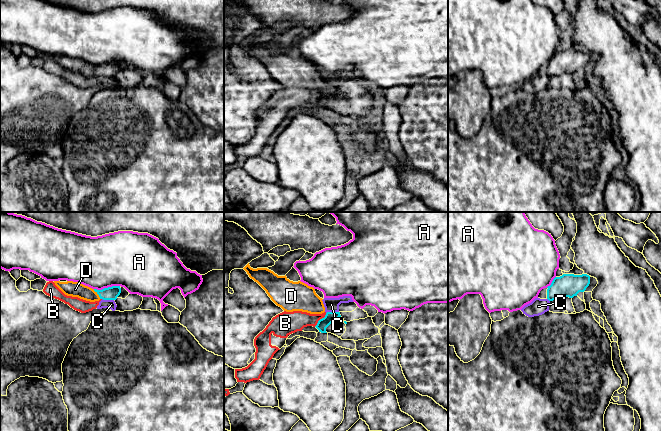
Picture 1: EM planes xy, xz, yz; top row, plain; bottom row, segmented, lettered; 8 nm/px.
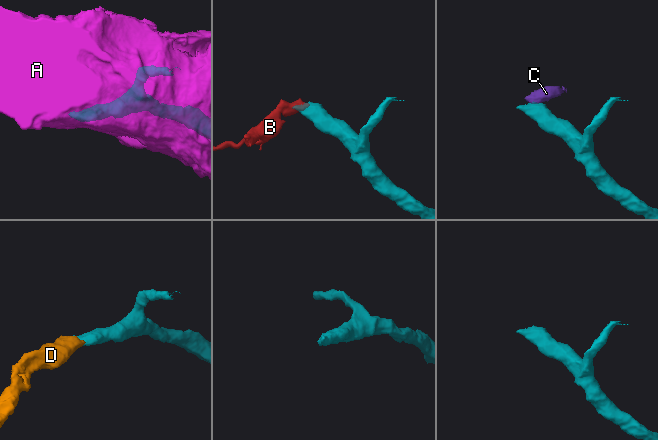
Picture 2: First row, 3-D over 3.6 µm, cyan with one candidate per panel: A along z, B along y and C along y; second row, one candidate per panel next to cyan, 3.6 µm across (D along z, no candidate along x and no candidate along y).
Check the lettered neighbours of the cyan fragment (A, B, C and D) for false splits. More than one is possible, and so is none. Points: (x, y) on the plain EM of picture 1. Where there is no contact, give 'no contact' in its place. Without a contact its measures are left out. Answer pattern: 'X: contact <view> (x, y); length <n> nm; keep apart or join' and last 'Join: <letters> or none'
A: contact xy (106, 64); length 220 nm; keep apart
B: contact xz (320, 95); length 150 nm; keep apart
C: contact xz (332, 88); length 110 nm; keep apart
D: contact xy (97, 69); length 100 nm; join
Join: D

